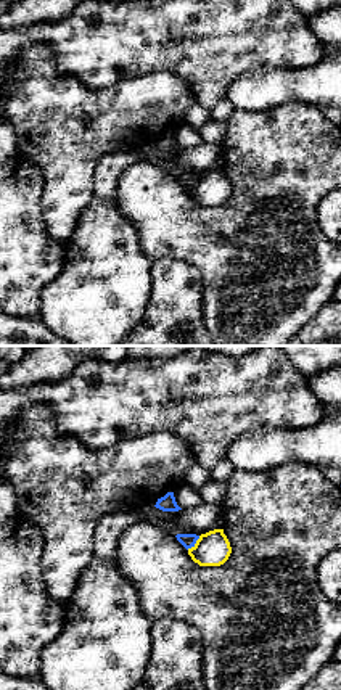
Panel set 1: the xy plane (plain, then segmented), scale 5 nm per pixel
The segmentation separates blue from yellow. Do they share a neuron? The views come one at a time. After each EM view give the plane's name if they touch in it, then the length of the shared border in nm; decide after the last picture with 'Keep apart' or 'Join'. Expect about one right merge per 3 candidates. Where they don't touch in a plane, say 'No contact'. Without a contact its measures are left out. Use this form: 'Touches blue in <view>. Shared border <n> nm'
Touches blue in xy. Shared border 100 nm

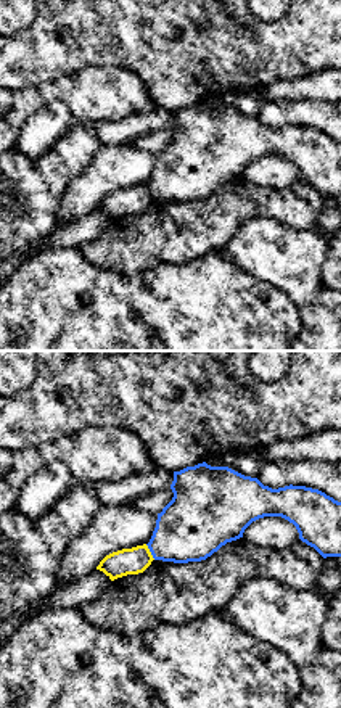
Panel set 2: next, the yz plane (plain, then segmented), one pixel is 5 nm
Touches blue in yz. Shared border 90 nm

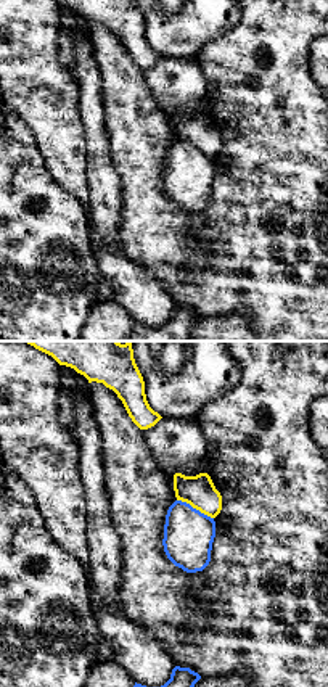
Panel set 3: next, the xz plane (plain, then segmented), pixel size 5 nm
Touches blue in xz. Shared border 200 nm

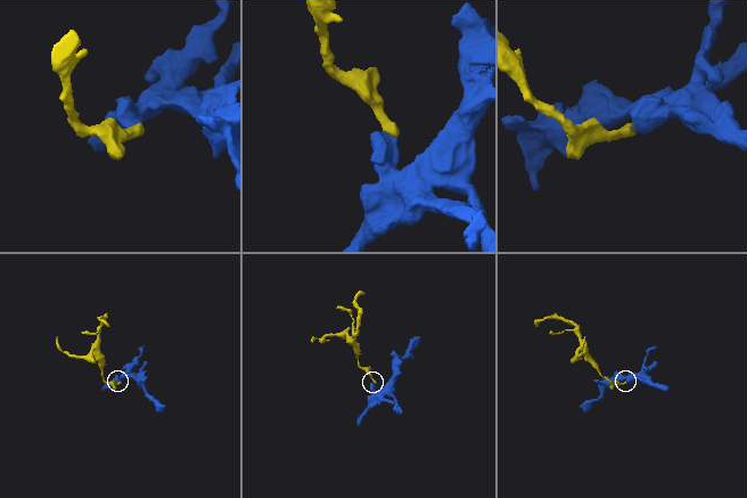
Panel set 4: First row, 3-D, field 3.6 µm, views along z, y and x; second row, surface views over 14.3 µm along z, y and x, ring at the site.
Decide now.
Keep apart

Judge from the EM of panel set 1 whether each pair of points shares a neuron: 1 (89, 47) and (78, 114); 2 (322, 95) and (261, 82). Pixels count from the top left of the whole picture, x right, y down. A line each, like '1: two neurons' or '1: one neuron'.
1: two neurons
2: one neuron

